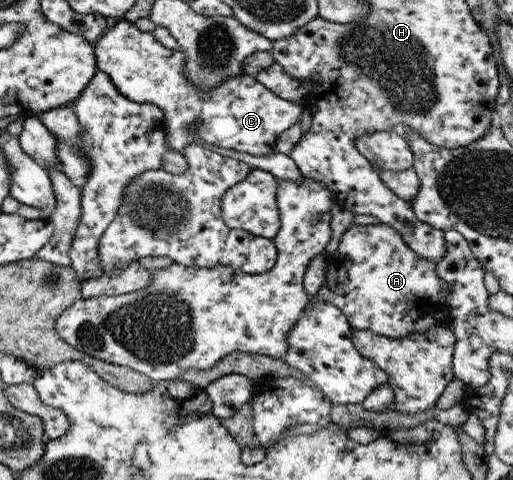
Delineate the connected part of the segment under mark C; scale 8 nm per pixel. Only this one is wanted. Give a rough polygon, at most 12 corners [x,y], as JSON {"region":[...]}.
{"region":[[116,19],[97,70],[164,113],[167,147],[268,156],[299,122],[252,75],[209,91],[182,52]]}

